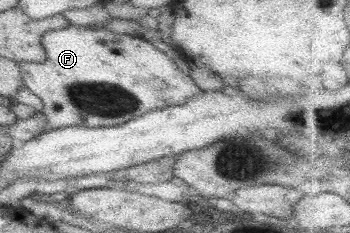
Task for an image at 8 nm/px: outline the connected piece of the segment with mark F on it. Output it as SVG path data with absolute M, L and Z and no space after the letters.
M69 26L41 35L41 47L45 51L43 63L21 62L18 66L23 86L41 99L41 113L46 117L47 125L51 129L120 125L151 110L185 104L189 98L202 93L171 58L159 52L147 40L133 38L131 35L115 34L104 28Z

